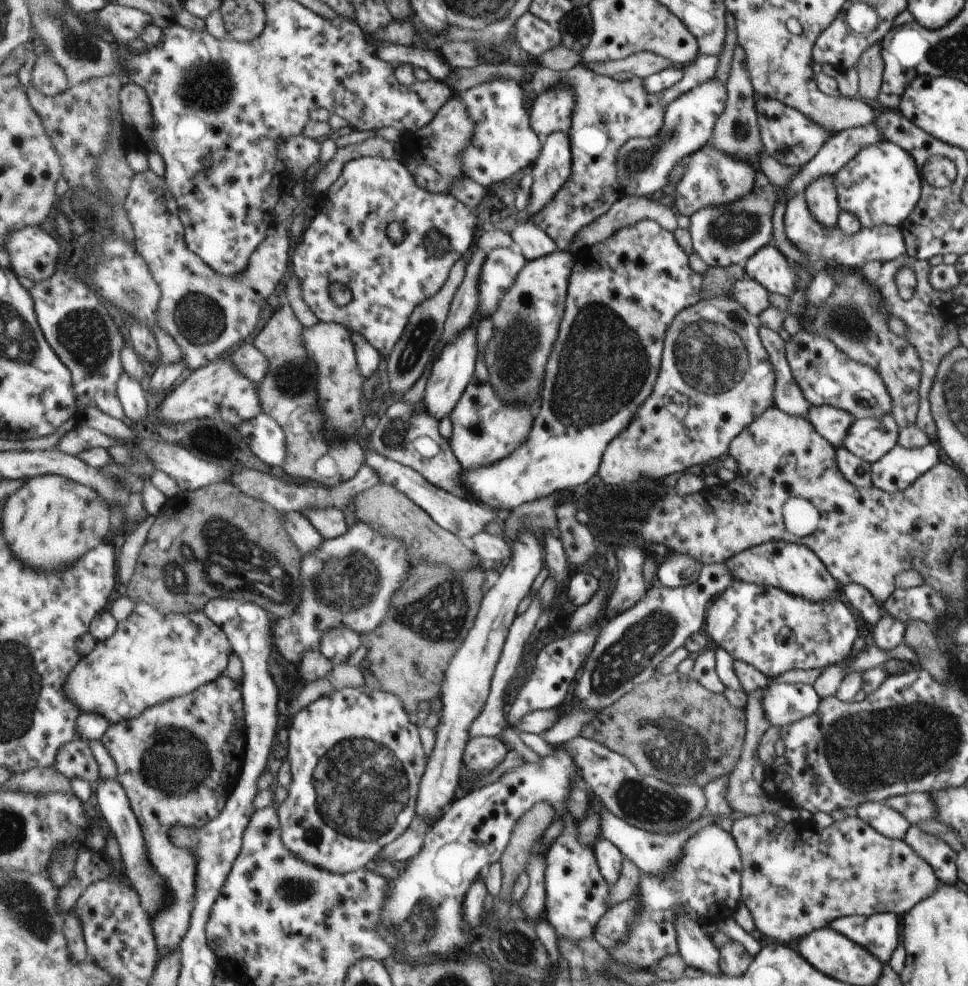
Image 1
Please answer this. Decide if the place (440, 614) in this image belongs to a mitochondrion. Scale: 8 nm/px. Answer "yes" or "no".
yes

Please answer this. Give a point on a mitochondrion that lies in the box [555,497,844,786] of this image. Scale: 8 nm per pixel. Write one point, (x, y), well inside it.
(622, 661)

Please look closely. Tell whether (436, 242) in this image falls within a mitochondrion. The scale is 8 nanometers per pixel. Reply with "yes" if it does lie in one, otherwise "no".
yes

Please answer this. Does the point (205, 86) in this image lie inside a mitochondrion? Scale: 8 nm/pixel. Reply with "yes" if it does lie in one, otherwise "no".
yes

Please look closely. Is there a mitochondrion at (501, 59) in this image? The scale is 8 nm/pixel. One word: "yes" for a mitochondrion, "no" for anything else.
no

